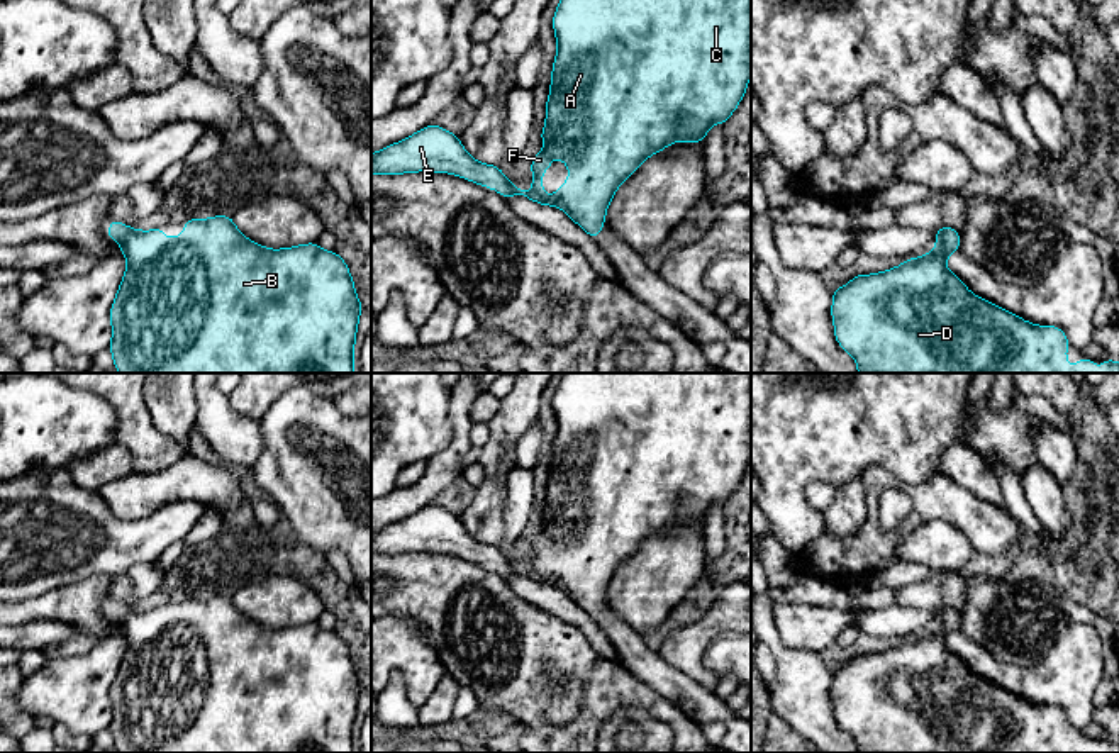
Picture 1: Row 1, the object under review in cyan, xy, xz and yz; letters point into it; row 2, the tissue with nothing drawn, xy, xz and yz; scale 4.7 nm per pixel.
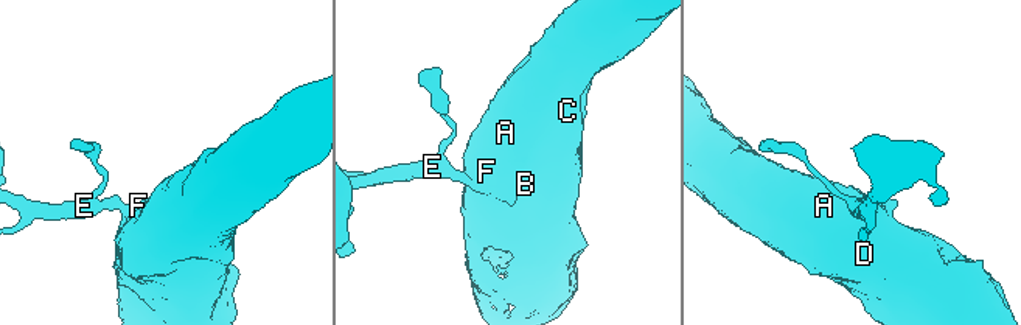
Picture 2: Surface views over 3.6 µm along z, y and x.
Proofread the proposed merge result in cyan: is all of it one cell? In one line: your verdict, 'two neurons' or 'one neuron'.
one neuron

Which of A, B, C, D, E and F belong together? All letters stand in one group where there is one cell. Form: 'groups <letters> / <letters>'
groups A B C D E F

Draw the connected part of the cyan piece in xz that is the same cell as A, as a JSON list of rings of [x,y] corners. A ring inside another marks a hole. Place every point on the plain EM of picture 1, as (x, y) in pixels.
[[[565,373],[553,397],[553,410],[556,414],[558,429],[549,460],[551,471],[546,483],[546,502],[543,512],[539,514],[539,517],[544,521],[544,527],[531,539],[531,565],[534,568],[532,575],[527,570],[517,568],[498,546],[478,543],[473,539],[456,514],[434,504],[405,517],[404,521],[373,533],[371,555],[402,555],[417,551],[451,553],[500,572],[505,580],[512,575],[521,575],[526,580],[541,583],[543,587],[556,585],[560,590],[566,592],[570,599],[576,602],[592,619],[595,619],[604,609],[605,592],[619,565],[632,553],[636,553],[646,538],[663,531],[675,521],[704,522],[707,510],[714,504],[726,504],[729,500],[731,494],[738,488],[741,478],[744,477],[748,460],[751,456],[751,373]],[[553,538],[563,539],[570,549],[570,558],[563,561],[561,570],[551,572],[551,577],[546,578],[543,570],[543,551],[551,548]]]

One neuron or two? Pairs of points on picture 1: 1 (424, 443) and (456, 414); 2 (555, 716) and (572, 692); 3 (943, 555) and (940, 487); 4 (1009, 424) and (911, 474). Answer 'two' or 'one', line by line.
1: two
2: one
3: two
4: two

